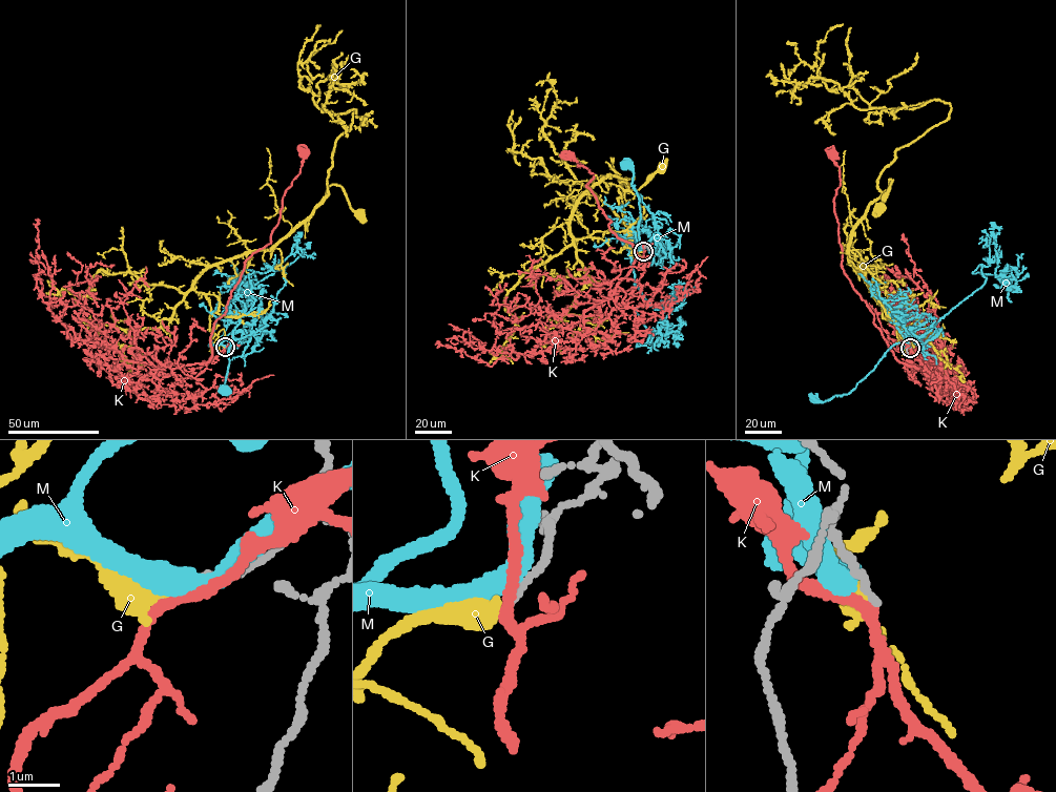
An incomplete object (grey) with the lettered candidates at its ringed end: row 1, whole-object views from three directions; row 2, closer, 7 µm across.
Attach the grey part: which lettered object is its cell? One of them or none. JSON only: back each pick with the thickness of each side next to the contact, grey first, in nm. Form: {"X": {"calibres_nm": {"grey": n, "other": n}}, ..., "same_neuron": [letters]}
{"G": {"calibres_nm": {"grey": 130, "other": 480}}, "same_neuron": ["G"]}

